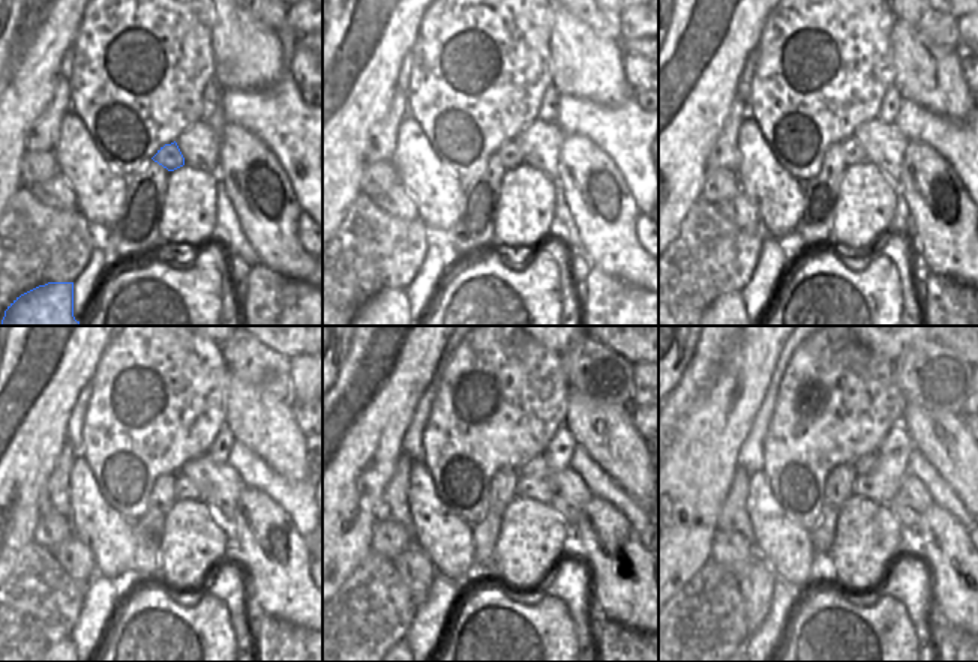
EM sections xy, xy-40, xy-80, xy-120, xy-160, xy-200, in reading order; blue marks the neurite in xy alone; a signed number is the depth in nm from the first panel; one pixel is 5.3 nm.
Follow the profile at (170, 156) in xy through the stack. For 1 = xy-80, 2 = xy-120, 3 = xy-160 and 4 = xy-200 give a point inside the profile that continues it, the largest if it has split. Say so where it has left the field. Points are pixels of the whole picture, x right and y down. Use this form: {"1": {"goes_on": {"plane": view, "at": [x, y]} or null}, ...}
{"1": {"goes_on": {"plane": "xy-80", "at": [849, 149]}}, "2": {"goes_on": {"plane": "xy-120", "at": [182, 491]}}, "3": {"goes_on": {"plane": "xy-160", "at": [519, 493]}}, "4": {"goes_on": {"plane": "xy-200", "at": [857, 491]}}}

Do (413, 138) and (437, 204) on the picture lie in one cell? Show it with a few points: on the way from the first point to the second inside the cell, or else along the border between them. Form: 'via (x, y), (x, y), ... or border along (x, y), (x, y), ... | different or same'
via (413, 155), (419, 170), (434, 188) | same

